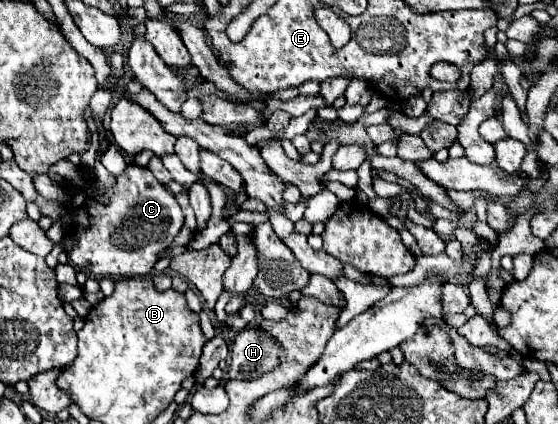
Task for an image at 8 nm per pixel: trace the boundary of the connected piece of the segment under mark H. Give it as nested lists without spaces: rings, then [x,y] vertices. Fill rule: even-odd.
[[[247,327],[231,345],[227,379],[255,379],[277,365],[279,345],[259,327]]]

